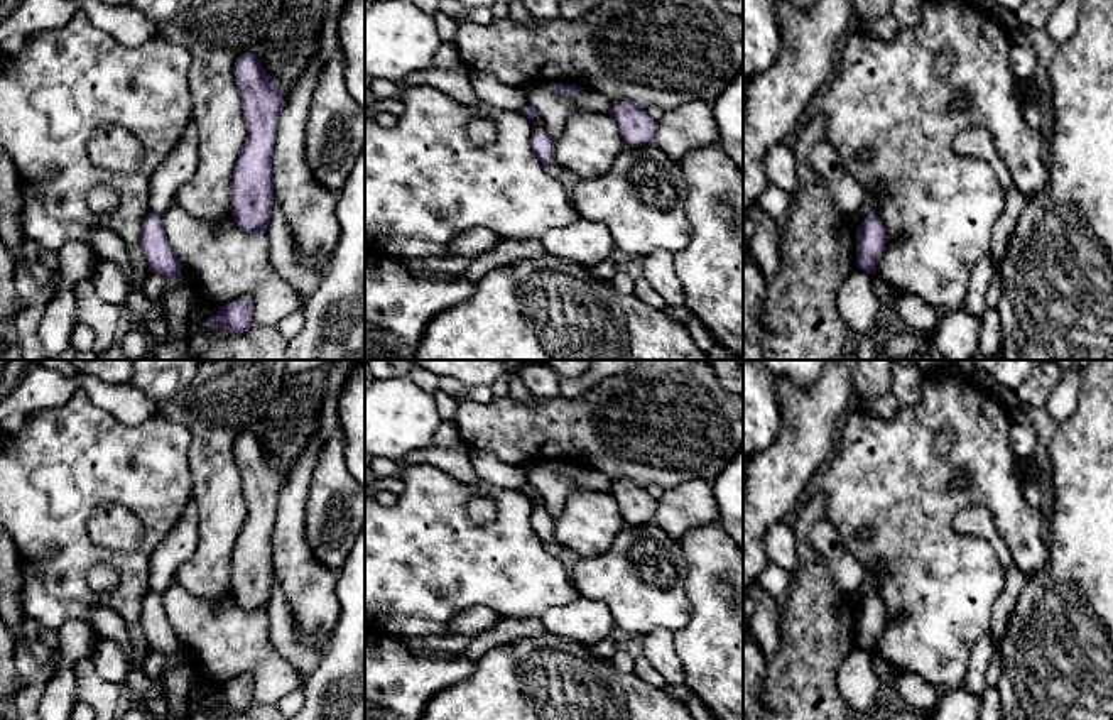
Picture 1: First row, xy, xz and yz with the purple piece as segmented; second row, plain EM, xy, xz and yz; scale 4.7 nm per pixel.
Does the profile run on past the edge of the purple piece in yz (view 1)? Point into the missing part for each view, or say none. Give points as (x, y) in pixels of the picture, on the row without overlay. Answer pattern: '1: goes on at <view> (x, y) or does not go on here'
1: does not go on here

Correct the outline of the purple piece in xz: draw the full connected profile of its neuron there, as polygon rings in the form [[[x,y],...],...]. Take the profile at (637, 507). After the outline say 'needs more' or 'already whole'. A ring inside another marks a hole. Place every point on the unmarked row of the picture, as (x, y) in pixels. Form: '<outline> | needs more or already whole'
[[[613,480],[611,497],[616,500],[620,514],[628,526],[642,526],[655,521],[659,500],[630,480]]] | already whole

